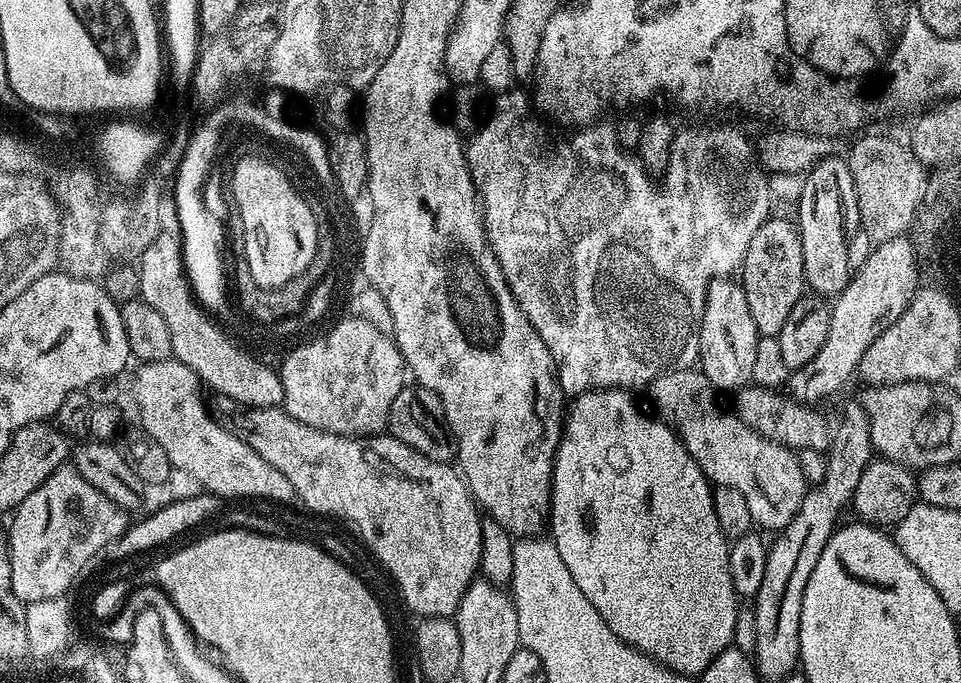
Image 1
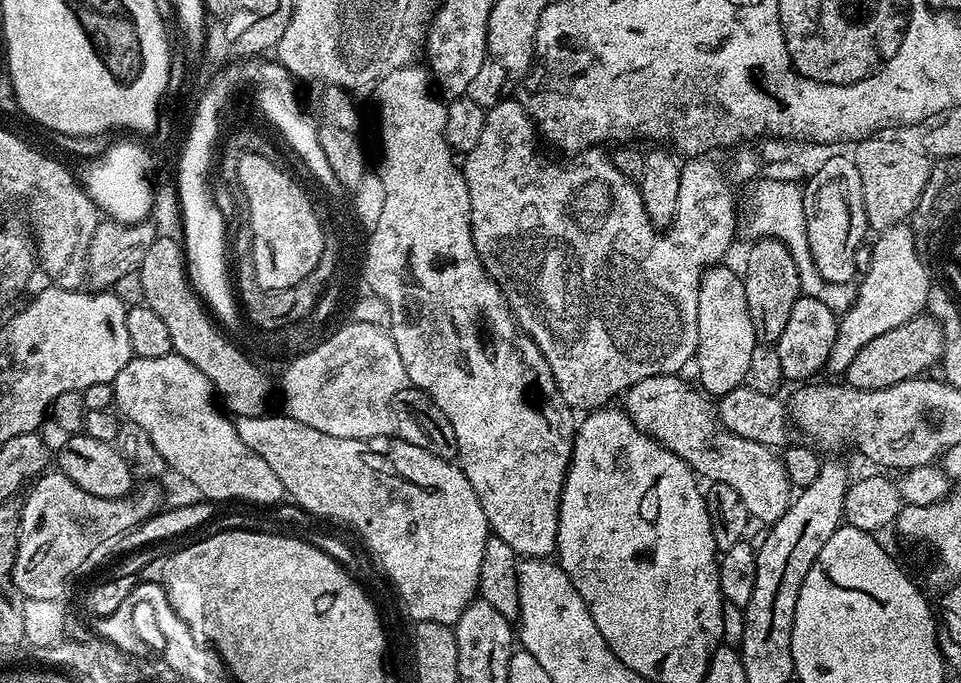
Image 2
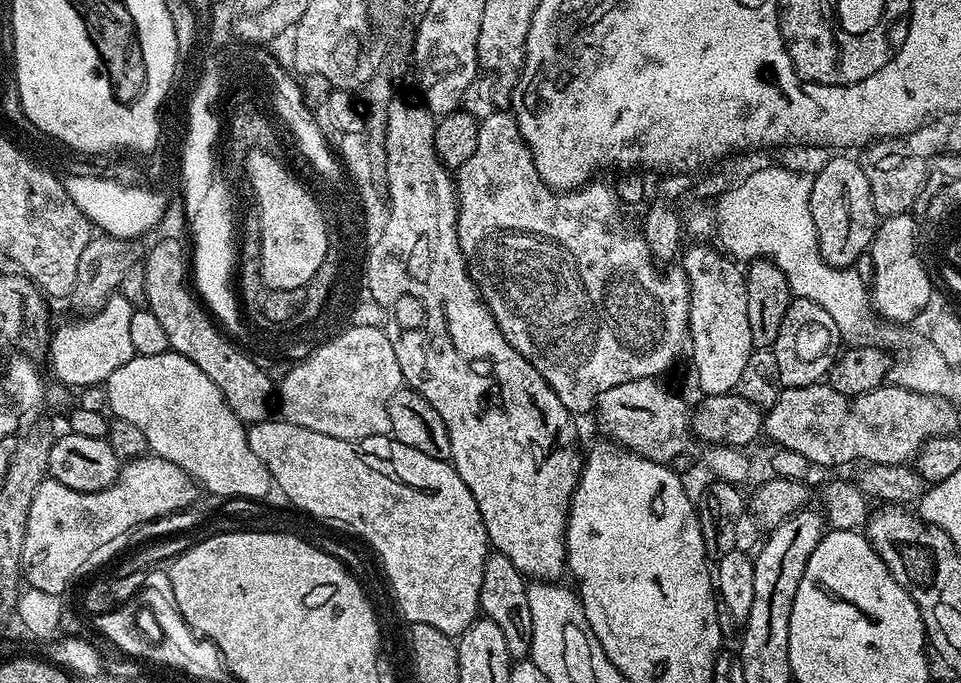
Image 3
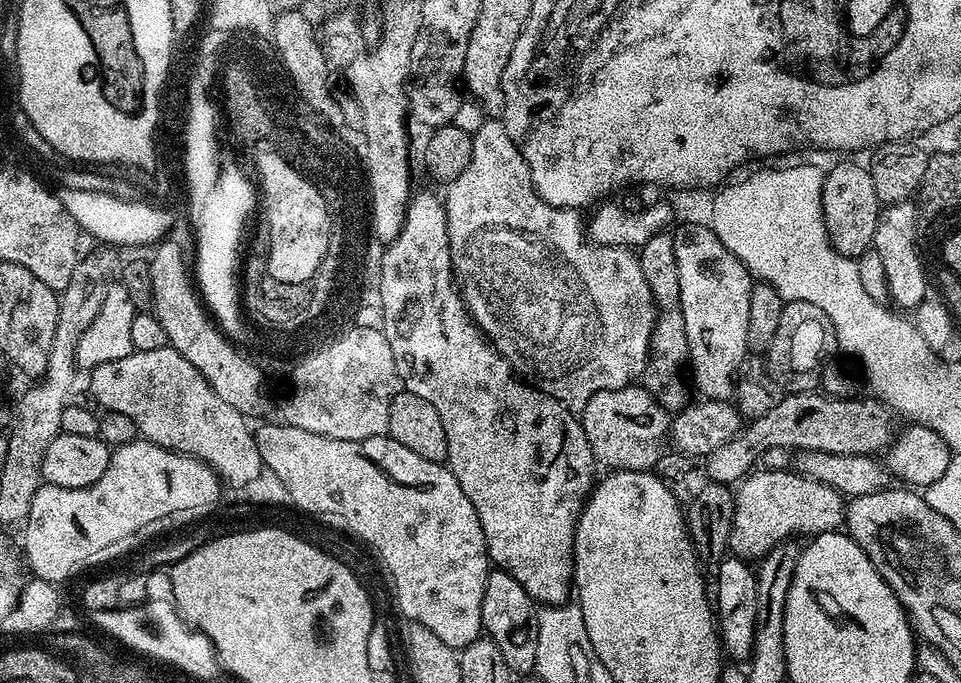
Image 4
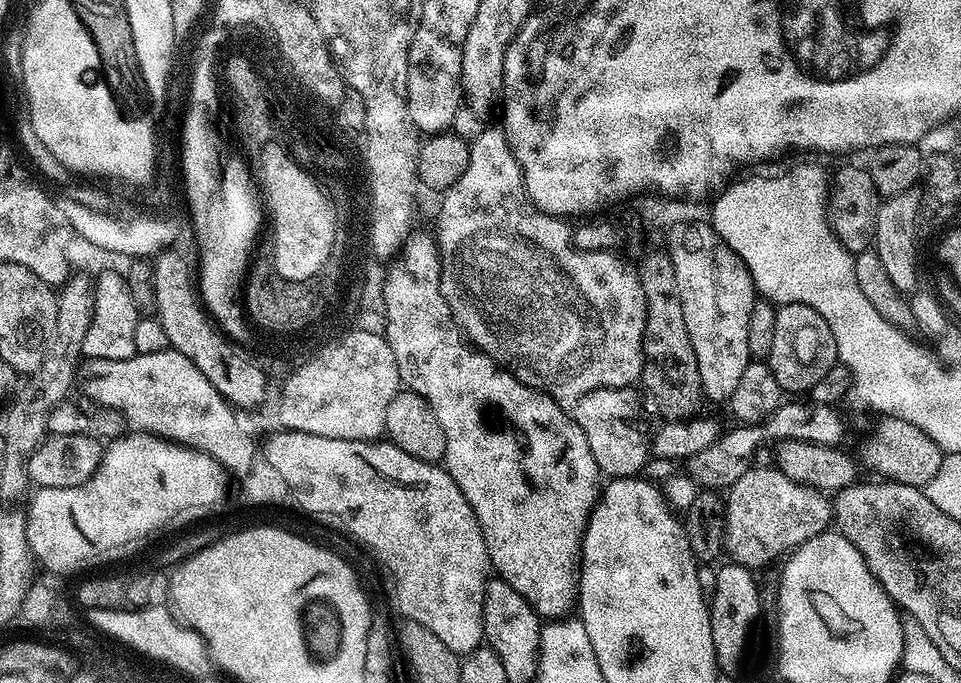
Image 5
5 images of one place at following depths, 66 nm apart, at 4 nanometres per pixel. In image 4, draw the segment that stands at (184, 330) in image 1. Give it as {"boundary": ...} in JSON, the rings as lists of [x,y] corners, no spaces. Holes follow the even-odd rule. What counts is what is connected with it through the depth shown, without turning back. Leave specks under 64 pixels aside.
{"boundary":[[[164,238],[151,249],[149,266],[150,278],[153,280],[153,304],[151,311],[155,312],[158,322],[166,329],[166,338],[170,347],[218,394],[226,406],[234,406],[245,418],[260,416],[268,404],[268,396],[264,393],[266,376],[260,371],[251,358],[227,338],[210,315],[205,303],[194,283],[190,271],[190,260],[181,247],[171,238]]]}

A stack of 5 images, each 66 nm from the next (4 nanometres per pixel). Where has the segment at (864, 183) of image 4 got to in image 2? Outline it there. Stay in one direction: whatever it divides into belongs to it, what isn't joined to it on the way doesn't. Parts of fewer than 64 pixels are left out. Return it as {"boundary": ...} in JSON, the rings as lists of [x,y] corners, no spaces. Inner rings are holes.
{"boundary":[[[835,154],[823,163],[817,173],[807,178],[802,189],[806,238],[809,239],[810,254],[818,274],[830,283],[852,284],[858,276],[854,254],[865,243],[864,235],[870,232],[866,206],[862,202],[862,178],[858,178],[858,166],[851,155]]]}

